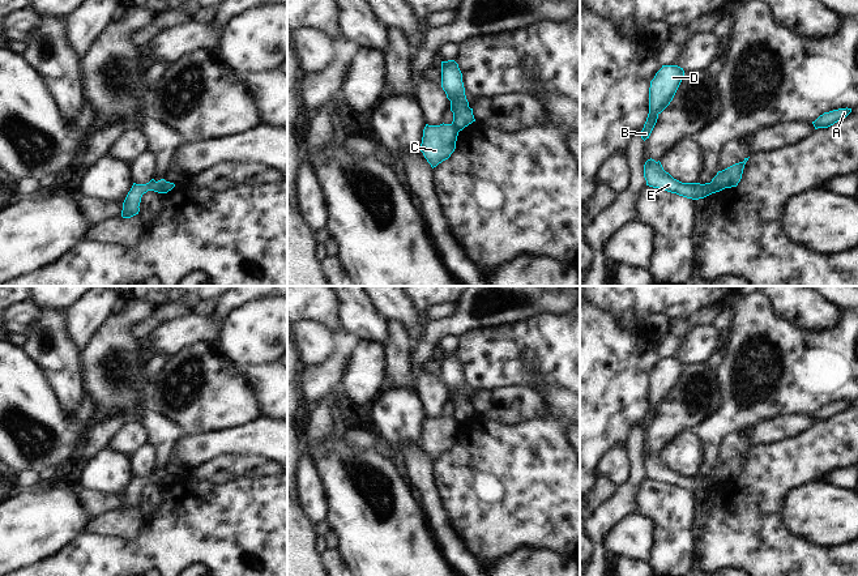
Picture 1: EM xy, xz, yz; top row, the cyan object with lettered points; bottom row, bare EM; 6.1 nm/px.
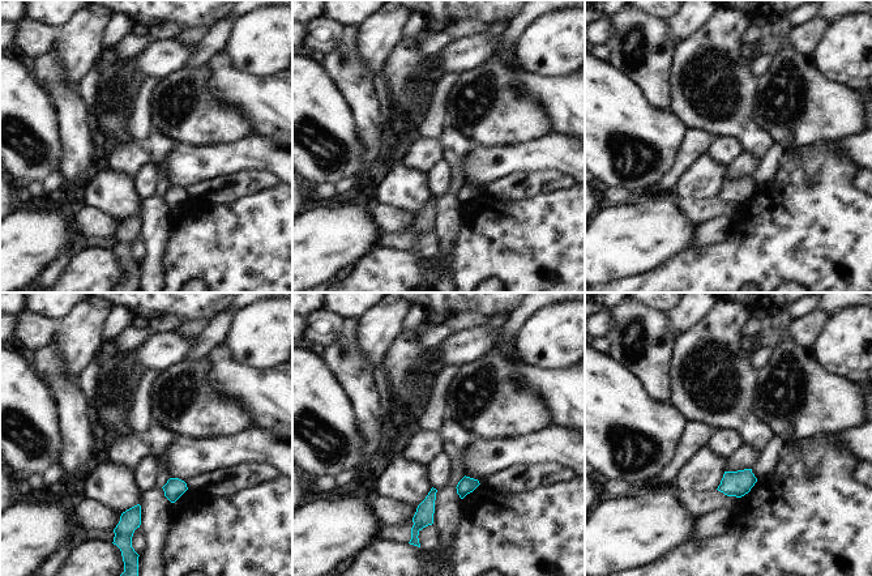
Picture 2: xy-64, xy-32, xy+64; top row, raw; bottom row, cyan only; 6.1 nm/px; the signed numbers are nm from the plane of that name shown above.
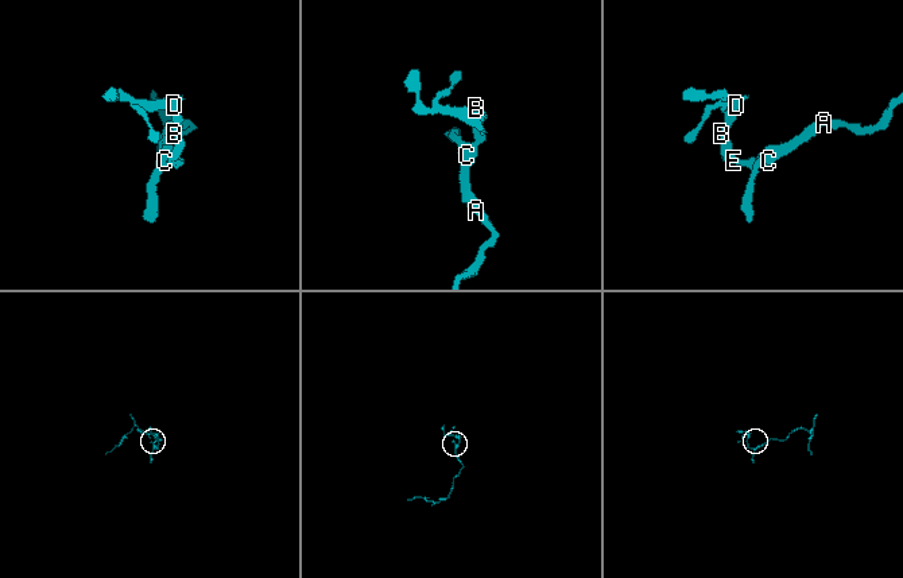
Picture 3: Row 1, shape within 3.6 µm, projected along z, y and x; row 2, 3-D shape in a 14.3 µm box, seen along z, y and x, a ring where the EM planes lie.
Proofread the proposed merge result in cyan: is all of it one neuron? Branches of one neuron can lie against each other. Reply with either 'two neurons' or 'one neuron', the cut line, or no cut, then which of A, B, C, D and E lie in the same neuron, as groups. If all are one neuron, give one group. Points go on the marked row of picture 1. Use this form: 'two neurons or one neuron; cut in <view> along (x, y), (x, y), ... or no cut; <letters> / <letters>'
two neurons; cut in xy along (163, 179), (159, 192); A C / B D E

